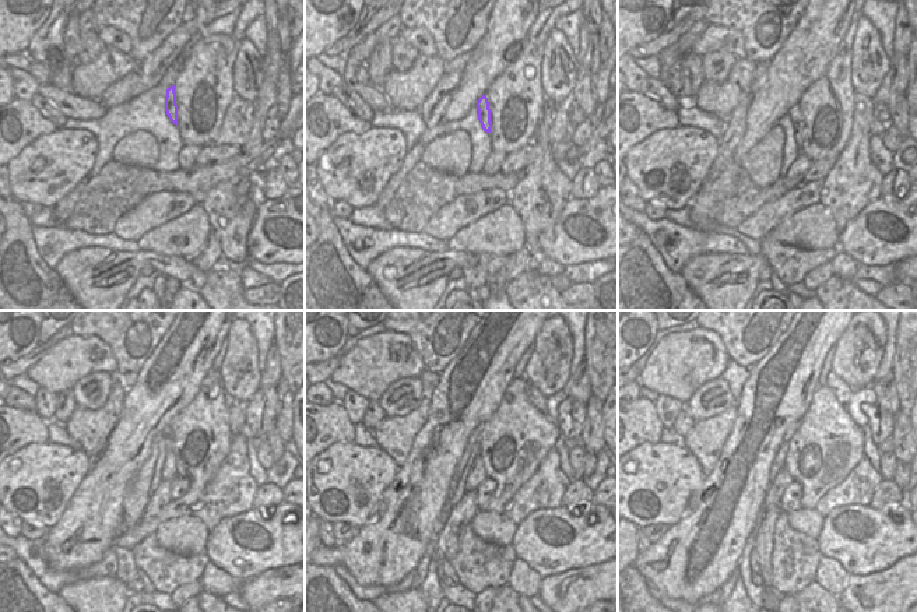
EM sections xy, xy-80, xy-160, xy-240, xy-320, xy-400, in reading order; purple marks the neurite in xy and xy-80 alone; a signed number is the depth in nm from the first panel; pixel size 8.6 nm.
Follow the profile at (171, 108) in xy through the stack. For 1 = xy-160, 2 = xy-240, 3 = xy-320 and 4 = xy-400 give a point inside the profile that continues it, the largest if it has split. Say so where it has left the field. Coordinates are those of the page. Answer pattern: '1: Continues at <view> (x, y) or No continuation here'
1: Continues at xy-160 (794, 113)
2: Continues at xy-240 (168, 472)
3: Continues at xy-320 (477, 475)
4: Continues at xy-400 (777, 486).

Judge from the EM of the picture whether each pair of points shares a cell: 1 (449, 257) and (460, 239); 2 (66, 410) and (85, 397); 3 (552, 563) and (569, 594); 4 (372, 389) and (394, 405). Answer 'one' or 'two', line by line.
1: two
2: two
3: two
4: two

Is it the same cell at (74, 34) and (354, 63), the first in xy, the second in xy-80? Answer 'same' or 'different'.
different

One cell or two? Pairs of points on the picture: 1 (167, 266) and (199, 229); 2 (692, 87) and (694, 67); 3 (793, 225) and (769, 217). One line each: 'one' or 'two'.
1: two
2: one
3: two

